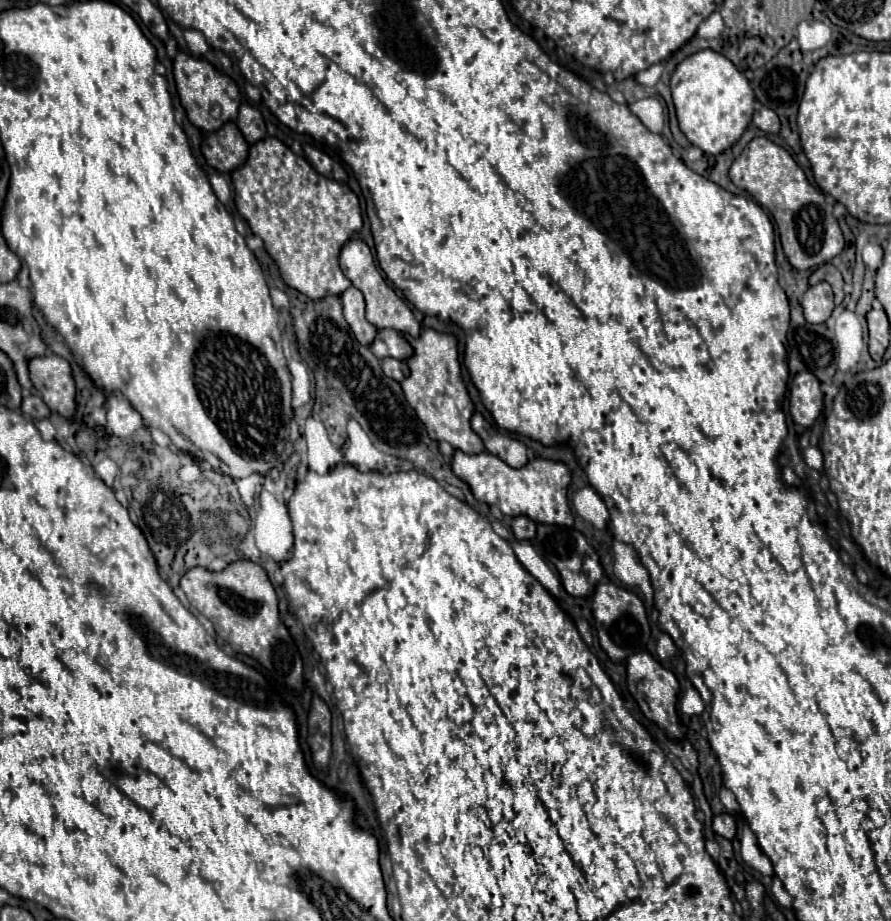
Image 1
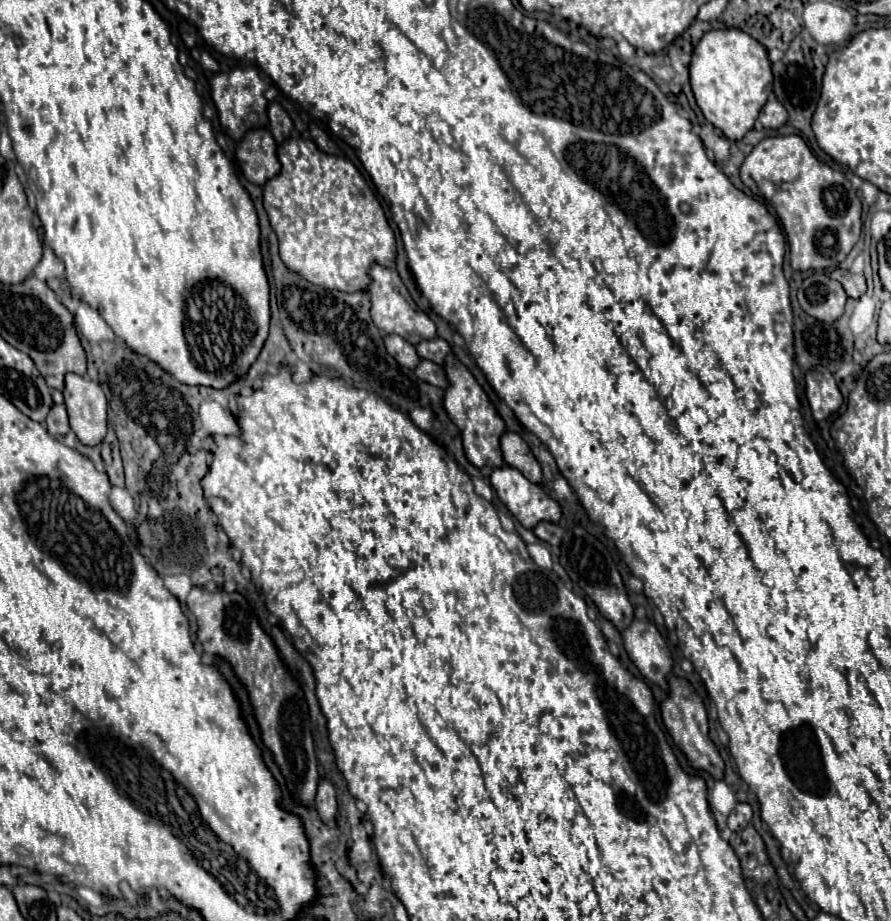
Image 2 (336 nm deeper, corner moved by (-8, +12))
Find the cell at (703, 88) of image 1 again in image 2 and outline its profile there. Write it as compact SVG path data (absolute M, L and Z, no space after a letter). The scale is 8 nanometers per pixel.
M709 30L693 50L689 72L695 102L705 120L719 128L729 140L741 140L753 128L773 88L767 50L743 30Z

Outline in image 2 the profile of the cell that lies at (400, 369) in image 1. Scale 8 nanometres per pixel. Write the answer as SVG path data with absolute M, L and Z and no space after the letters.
M421 360L413 372L415 372L415 376L417 376L419 380L425 380L425 382L437 386L437 388L445 388L445 386L447 386L443 368L441 368L439 364L431 362L431 360Z

